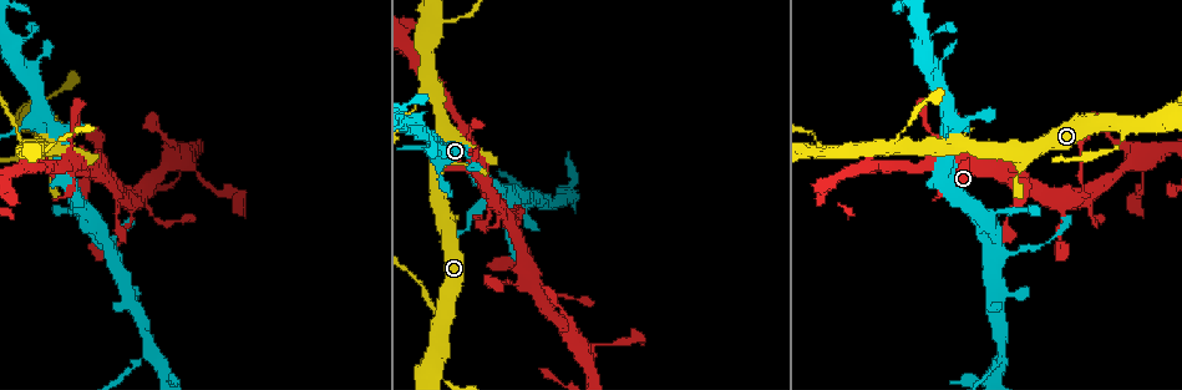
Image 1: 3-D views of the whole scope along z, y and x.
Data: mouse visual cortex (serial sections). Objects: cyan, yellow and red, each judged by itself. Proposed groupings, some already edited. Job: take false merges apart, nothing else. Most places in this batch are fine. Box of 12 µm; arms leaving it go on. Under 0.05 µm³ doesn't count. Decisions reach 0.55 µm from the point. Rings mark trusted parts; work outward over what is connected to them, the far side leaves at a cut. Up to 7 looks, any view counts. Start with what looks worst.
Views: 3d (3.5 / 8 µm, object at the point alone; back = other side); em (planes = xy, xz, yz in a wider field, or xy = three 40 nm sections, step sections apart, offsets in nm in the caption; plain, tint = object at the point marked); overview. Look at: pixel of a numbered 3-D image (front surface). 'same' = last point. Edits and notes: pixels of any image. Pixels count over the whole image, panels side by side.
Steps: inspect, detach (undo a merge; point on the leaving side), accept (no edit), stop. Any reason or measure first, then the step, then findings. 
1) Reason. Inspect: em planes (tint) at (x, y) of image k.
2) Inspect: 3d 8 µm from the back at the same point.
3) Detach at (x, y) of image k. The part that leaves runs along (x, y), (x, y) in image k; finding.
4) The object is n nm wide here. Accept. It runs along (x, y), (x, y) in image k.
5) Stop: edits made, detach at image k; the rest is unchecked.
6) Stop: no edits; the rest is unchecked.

Sharp bend. Inspect: 3d 8 µm at (442, 325) of image 1.

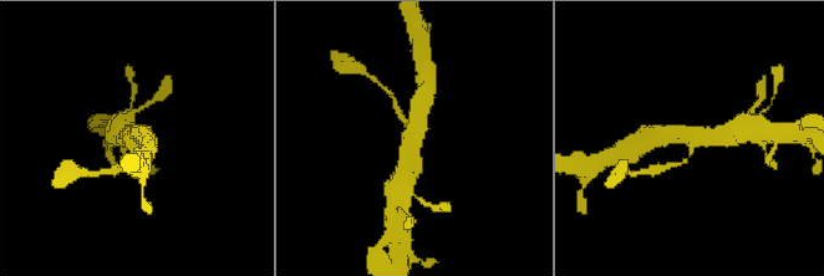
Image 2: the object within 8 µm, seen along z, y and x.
Zoom in. Inspect: 3d 3.5 µm at (692, 138) of image 2.

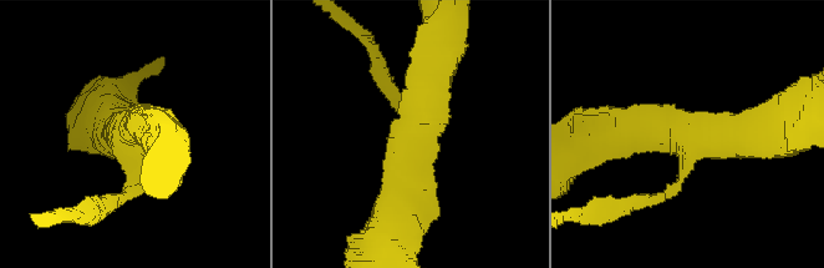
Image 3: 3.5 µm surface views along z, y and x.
3 arms meet here; the arms are 150, 500, 500 nm wide. Inspect: em xy step 5 (tint) at (692, 137) of image 3.

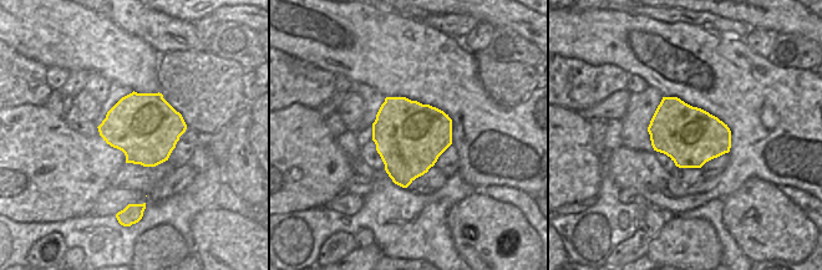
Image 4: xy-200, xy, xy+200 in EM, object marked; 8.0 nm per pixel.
Accept. It runs along (436, 69), (393, 218) in image 3; all the same cell.

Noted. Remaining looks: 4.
Three arms meet. Inspect: 3d 3.5 µm from the back at (482, 182) of image 1.

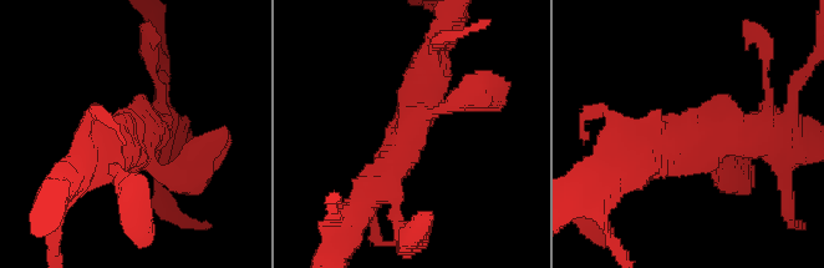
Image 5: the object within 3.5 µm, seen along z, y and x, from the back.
Inspect: em xy step 2 (tint) at (687, 149) of image 5.

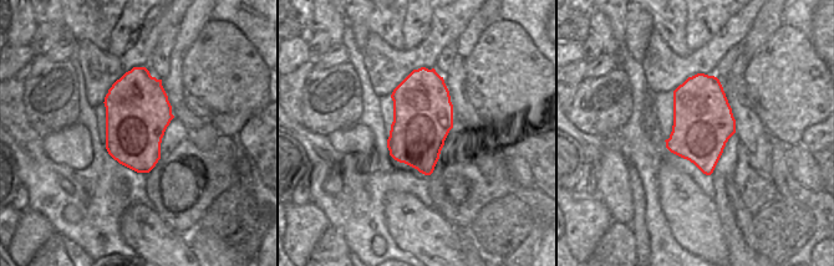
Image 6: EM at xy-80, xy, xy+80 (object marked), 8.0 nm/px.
Accept. It runs along (466, 95), (412, 124), (362, 200) in image 5; continuous, no second cell.

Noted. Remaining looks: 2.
Branch point. Inspect: 3d 3.5 µm at (110, 249) of image 1.

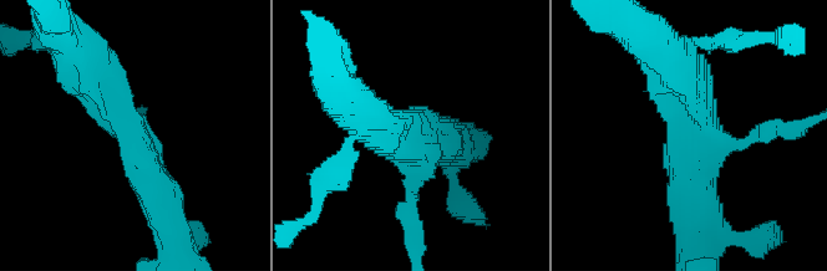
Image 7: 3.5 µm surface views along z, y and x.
3 arms meet here; the arms are 150, 450, 500 nm wide; now the EM. Inspect: em xy step 1 (tint) at (705, 132) of image 7.

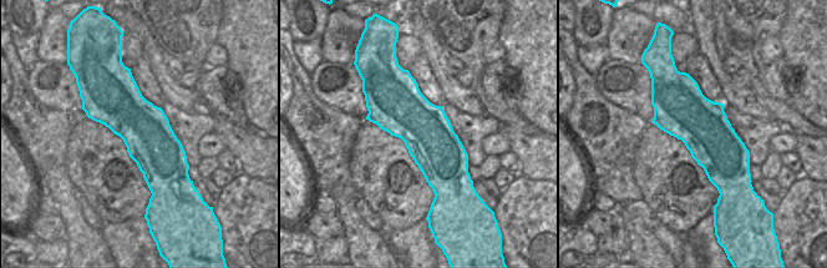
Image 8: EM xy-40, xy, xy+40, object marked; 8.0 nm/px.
The object is 440 nm wide here. Accept. It runs along (87, 65), (133, 133), (160, 202) in image 7; one cell here.

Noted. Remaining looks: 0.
Stop: no edits; the rest is unchecked.

